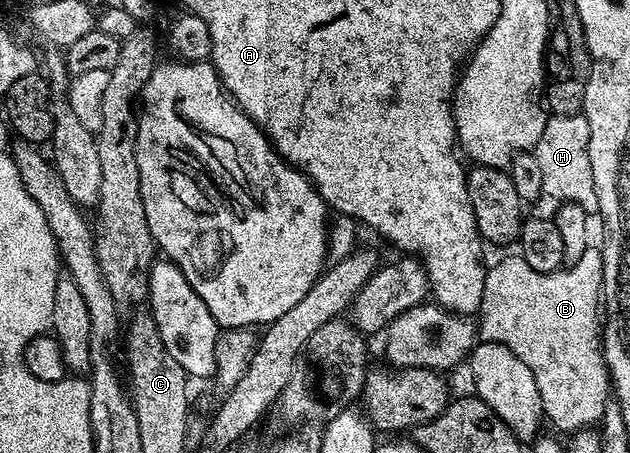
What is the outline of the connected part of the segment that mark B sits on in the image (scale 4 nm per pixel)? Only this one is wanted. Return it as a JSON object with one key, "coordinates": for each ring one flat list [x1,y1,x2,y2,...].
{"coordinates":[[602,249,597,254,584,254,577,263,551,274,533,272,522,256,514,257,503,258,487,270,483,305,477,318,478,337,484,342,496,342,511,349,533,372,541,392,543,417,548,423,551,421,557,429,568,432,594,427,602,419,613,390,601,349]]}

